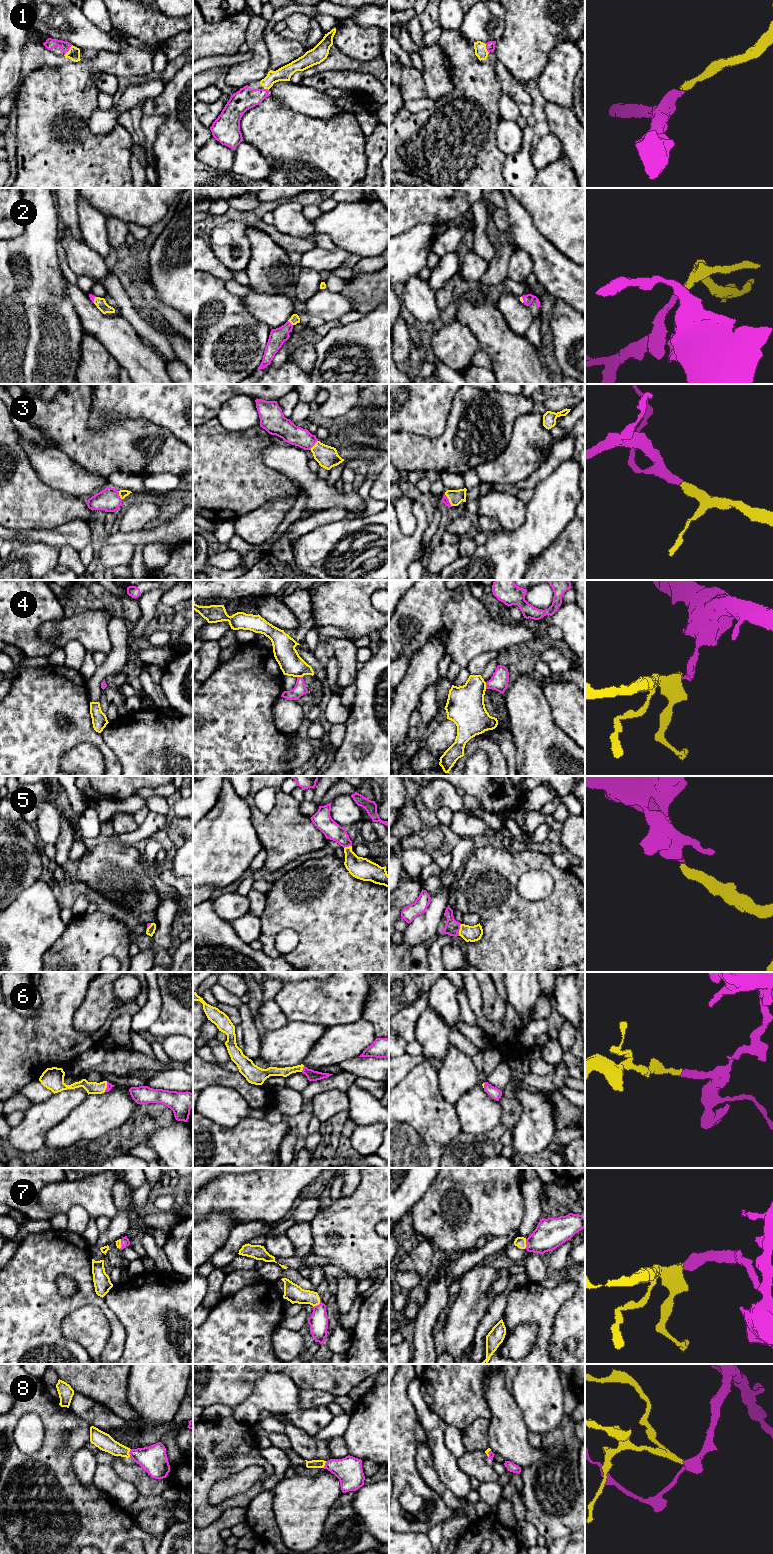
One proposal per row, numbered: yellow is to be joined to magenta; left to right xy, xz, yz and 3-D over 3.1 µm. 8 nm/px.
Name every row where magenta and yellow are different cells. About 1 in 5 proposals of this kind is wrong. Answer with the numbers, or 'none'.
4

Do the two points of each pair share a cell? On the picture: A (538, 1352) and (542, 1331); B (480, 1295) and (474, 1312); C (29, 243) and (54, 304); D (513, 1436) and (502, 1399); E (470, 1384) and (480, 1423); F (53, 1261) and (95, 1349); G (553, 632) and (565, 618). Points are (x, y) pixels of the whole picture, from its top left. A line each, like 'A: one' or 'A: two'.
A: one
B: one
C: one
D: one
E: two
F: two
G: two

